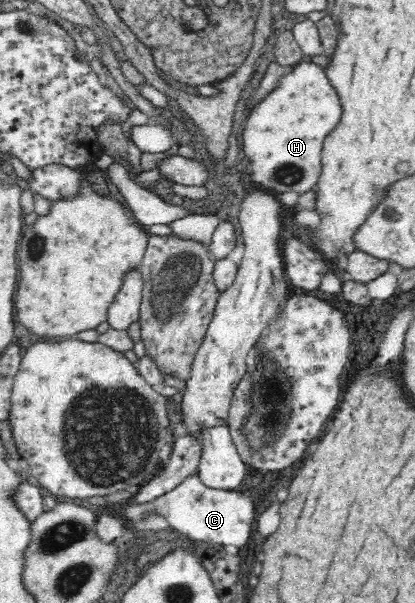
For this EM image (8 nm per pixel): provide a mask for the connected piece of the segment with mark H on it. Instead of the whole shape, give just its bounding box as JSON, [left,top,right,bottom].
[244,60,342,193]

